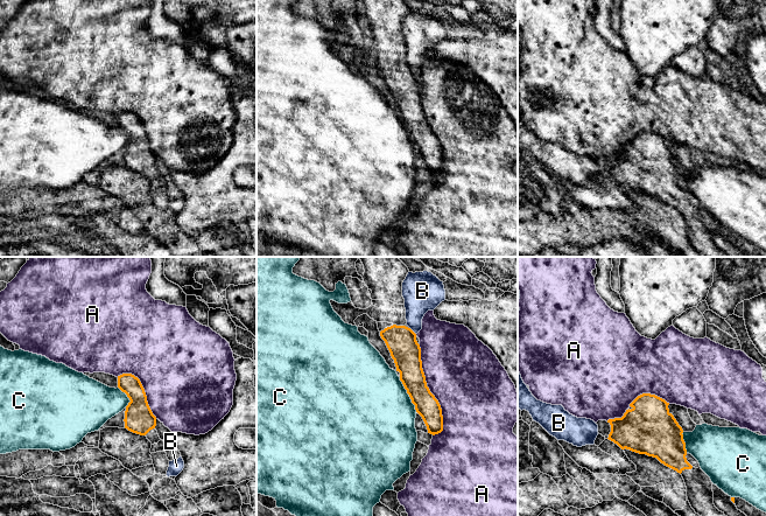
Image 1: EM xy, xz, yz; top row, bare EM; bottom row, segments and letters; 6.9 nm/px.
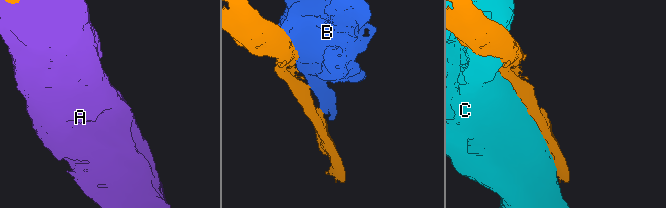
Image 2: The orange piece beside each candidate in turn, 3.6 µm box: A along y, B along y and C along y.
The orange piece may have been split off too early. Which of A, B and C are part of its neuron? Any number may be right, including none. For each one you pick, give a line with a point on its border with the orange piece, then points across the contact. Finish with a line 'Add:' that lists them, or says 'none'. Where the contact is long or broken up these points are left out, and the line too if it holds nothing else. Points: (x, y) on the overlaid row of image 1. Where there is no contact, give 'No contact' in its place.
Add: none

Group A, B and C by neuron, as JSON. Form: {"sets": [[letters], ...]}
{"sets": [["A"], ["B"], ["C"]]}

